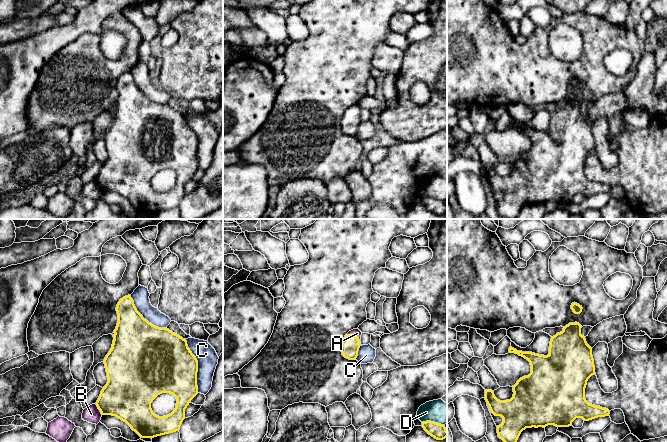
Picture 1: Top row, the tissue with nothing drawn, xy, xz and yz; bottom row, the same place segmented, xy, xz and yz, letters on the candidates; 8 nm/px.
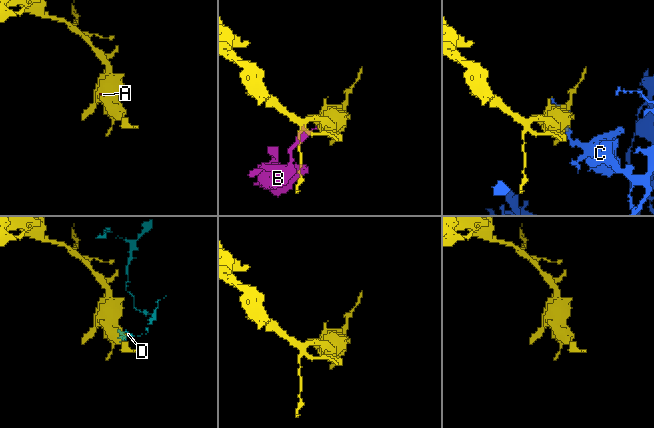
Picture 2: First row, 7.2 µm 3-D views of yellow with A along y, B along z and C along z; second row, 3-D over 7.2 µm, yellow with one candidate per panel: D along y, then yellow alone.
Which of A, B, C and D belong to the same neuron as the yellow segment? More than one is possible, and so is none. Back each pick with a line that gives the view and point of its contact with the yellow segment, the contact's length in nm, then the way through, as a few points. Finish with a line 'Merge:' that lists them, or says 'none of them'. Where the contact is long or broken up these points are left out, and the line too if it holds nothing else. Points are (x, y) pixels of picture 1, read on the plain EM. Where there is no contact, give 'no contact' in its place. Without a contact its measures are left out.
A: contact xz (354, 112); length 150 nm; way xz (350, 121), (354, 112), (357, 109)
Merge: A

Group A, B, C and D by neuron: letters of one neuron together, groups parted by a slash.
A / B / C / D

